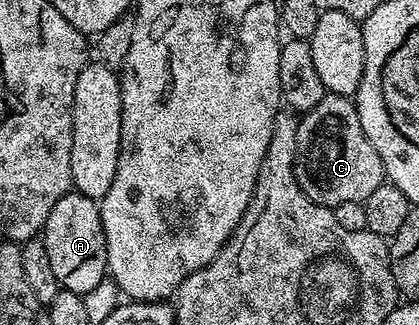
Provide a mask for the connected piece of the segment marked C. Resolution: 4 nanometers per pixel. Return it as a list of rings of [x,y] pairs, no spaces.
[[[326,94],[314,110],[303,113],[299,117],[298,146],[296,147],[296,180],[302,190],[315,204],[335,206],[340,202],[362,202],[378,190],[378,186],[385,183],[382,158],[378,158],[378,150],[370,146],[370,138],[360,125],[358,110],[355,103],[346,96]]]

